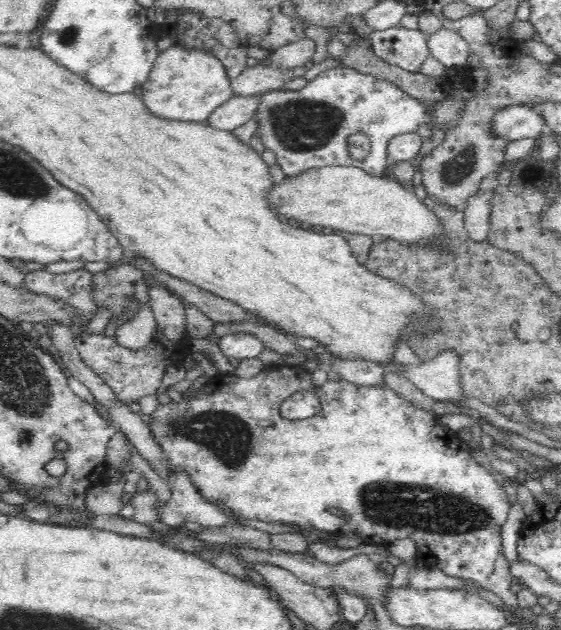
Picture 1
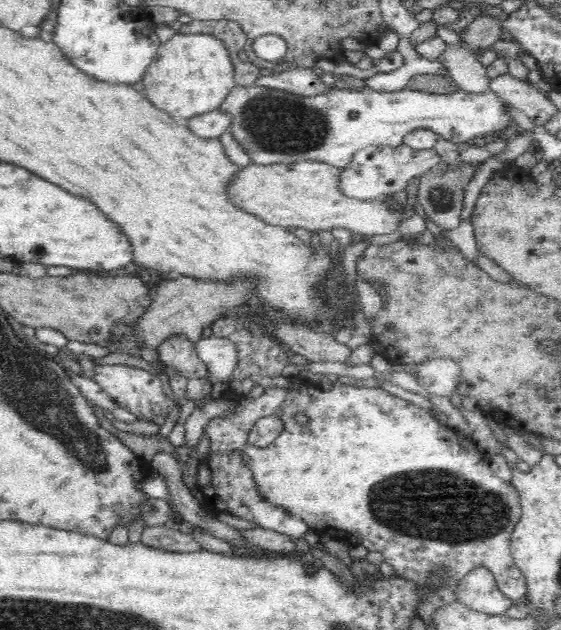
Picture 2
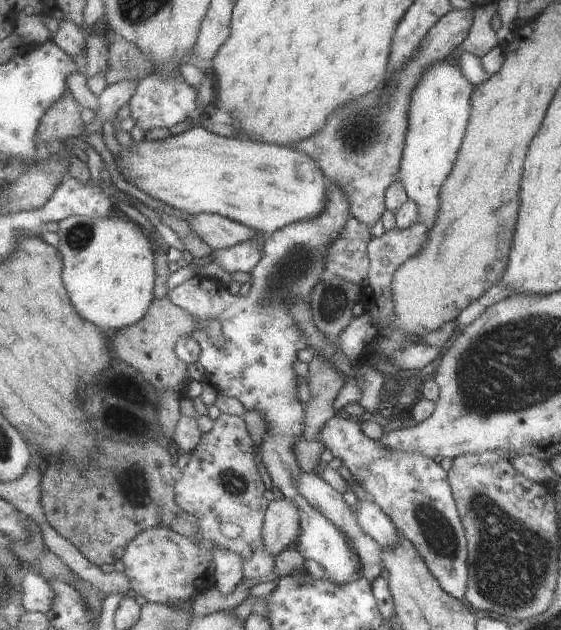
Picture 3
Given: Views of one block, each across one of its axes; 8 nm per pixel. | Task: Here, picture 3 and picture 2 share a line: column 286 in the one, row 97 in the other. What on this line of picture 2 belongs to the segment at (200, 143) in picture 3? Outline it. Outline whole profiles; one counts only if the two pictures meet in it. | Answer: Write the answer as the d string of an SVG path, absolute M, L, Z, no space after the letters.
M178 32L160 45L142 81L152 106L181 122L219 109L236 85L233 62L221 40L209 34Z

